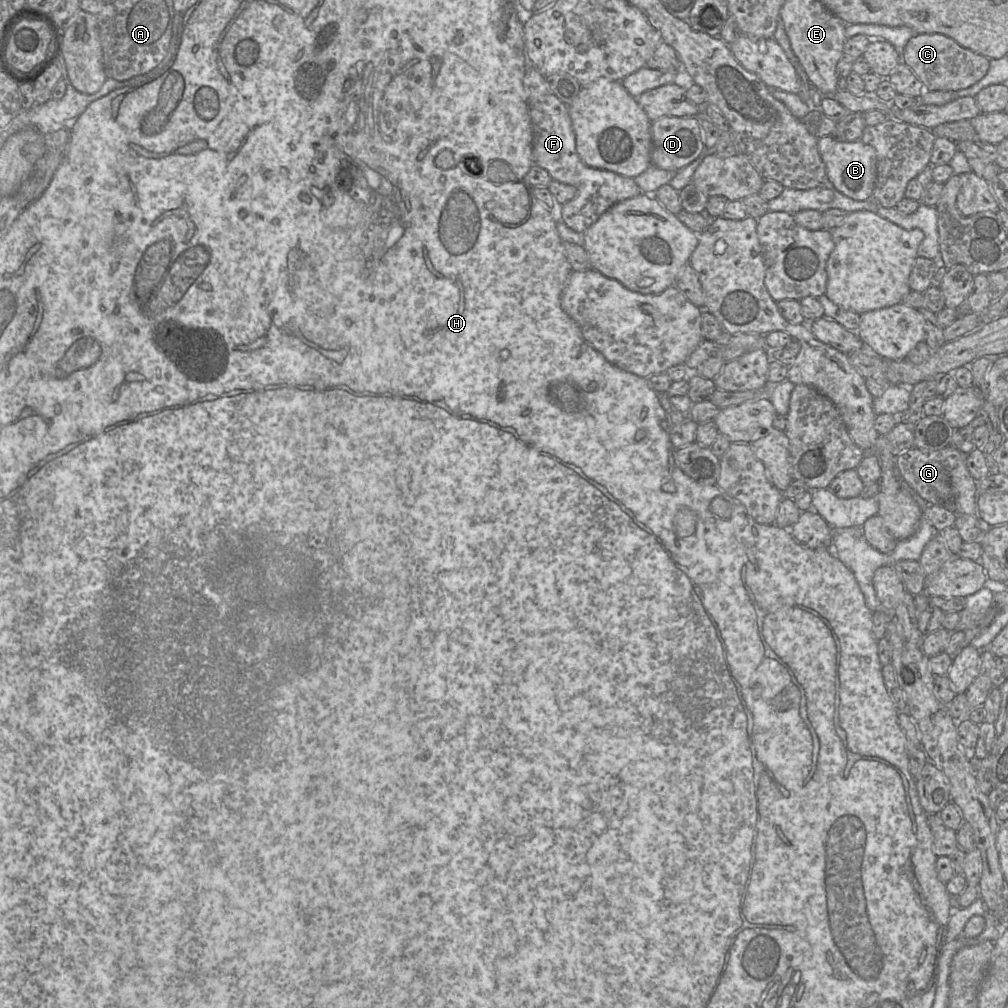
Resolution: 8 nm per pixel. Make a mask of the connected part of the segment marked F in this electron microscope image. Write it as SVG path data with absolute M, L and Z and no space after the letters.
M528 65L523 83L532 126L532 163L545 169L553 180L577 189L577 195L559 208L559 220L572 230L584 233L613 205L642 193L632 177L589 167L582 162L576 151L575 133L568 107L553 94L546 77L532 65Z

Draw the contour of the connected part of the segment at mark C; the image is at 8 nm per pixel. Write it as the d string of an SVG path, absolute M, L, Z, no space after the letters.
M917 34L911 38L901 56L905 63L924 84L925 91L959 91L971 87L988 72L990 59L963 48L953 39L942 34Z

